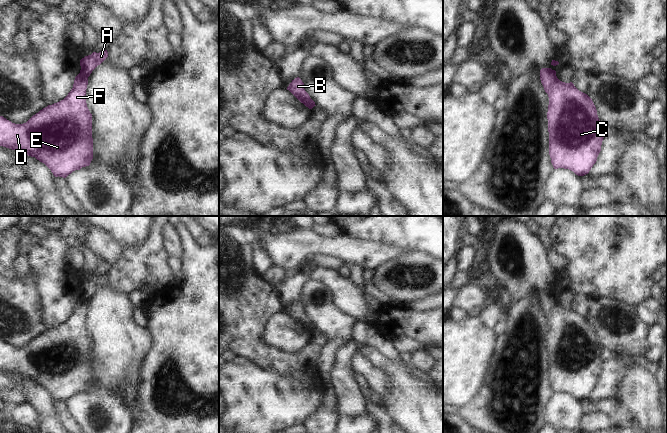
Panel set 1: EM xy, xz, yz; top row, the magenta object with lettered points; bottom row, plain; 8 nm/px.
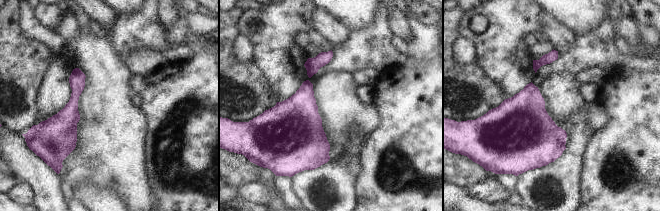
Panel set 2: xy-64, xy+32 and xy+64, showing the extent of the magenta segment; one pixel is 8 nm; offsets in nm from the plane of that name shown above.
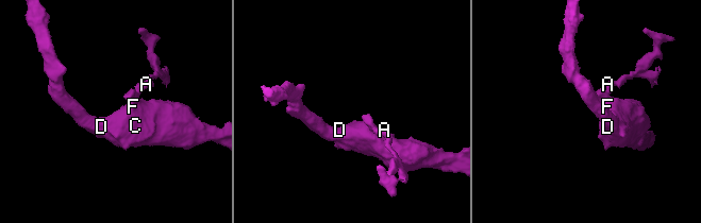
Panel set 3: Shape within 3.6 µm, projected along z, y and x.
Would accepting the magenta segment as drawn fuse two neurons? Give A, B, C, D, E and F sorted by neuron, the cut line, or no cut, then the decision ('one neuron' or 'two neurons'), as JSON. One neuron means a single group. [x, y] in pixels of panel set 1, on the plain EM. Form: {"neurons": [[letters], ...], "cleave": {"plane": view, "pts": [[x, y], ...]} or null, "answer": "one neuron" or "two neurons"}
{"neurons": [["A"], ["B", "C", "D", "E", "F"]], "cleave": {"plane": "xy", "pts": [[80, 296], [87, 302]]}, "answer": "two neurons"}

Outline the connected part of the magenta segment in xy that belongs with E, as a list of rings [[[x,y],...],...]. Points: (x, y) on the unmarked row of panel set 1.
[[[79,297],[73,312],[61,325],[48,329],[26,347],[15,348],[0,340],[0,370],[19,374],[44,387],[55,401],[66,402],[75,394],[89,390],[93,383],[92,338],[85,319],[88,302]]]

